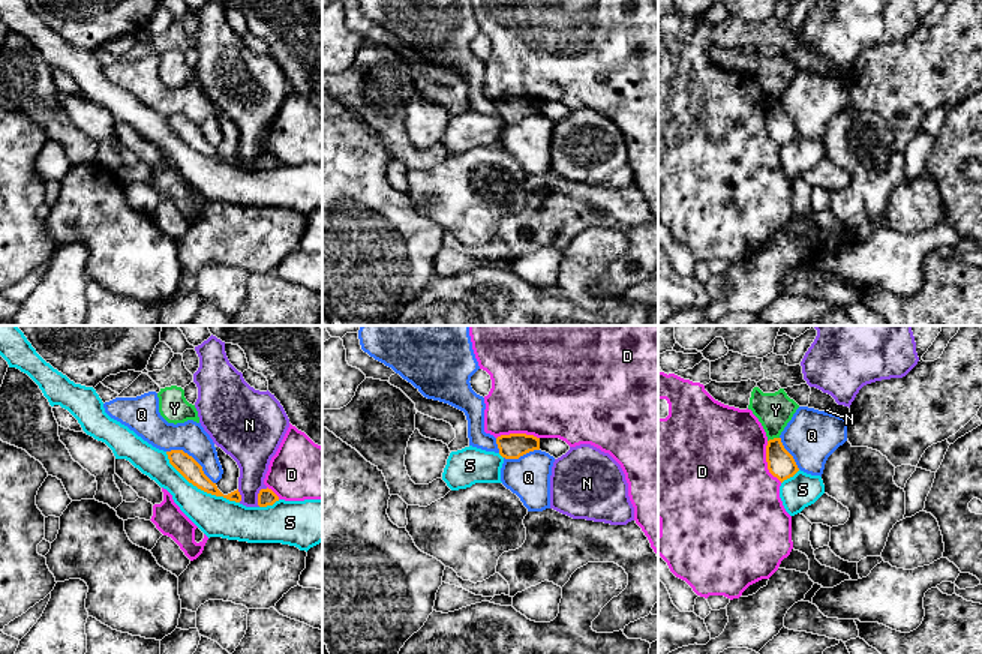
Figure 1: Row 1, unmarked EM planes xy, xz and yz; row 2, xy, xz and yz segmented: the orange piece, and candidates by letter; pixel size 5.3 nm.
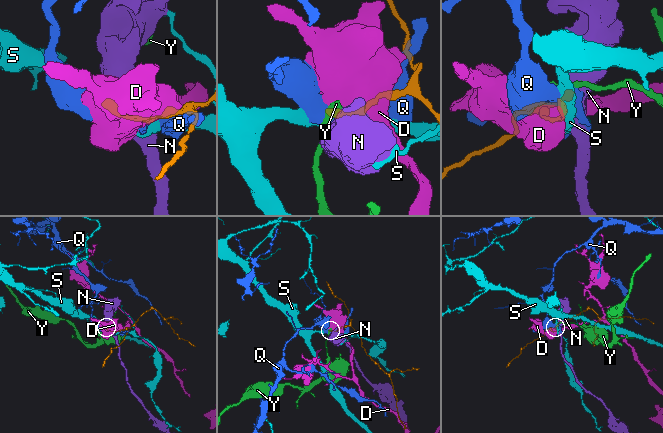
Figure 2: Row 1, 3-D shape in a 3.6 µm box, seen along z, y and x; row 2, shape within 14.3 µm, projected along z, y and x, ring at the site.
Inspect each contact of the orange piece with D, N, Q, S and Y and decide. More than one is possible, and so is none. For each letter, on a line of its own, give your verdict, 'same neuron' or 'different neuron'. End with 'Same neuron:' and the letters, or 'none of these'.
D: different neuron
N: different neuron
Q: different neuron
S: different neuron
Y: different neuron
Same neuron: none of these

